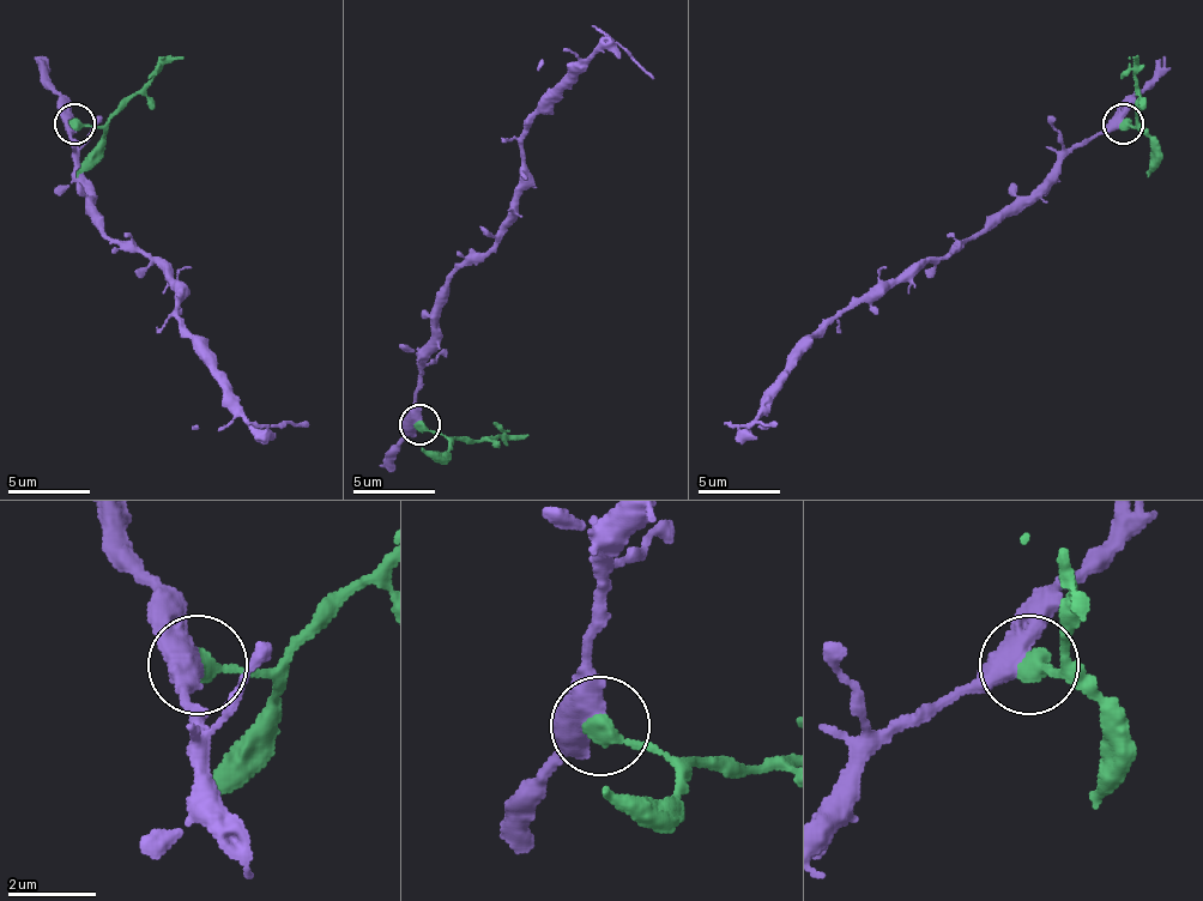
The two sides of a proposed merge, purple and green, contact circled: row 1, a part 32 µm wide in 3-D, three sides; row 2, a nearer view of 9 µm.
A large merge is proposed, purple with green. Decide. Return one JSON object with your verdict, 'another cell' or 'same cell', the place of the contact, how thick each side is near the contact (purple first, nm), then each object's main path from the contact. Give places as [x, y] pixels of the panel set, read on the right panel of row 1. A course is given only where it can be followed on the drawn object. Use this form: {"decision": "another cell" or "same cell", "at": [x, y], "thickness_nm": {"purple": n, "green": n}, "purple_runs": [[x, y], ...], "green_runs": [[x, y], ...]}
{"decision": "another cell", "at": [1123, 124], "thickness_nm": {"purple": 440, "green": 440}, "purple_runs": [[1122, 124], [1089, 135], [942, 258], [872, 286], [828, 324], [750, 434], [779, 422]], "green_runs": [[1122, 124], [1135, 127], [1135, 58]]}

